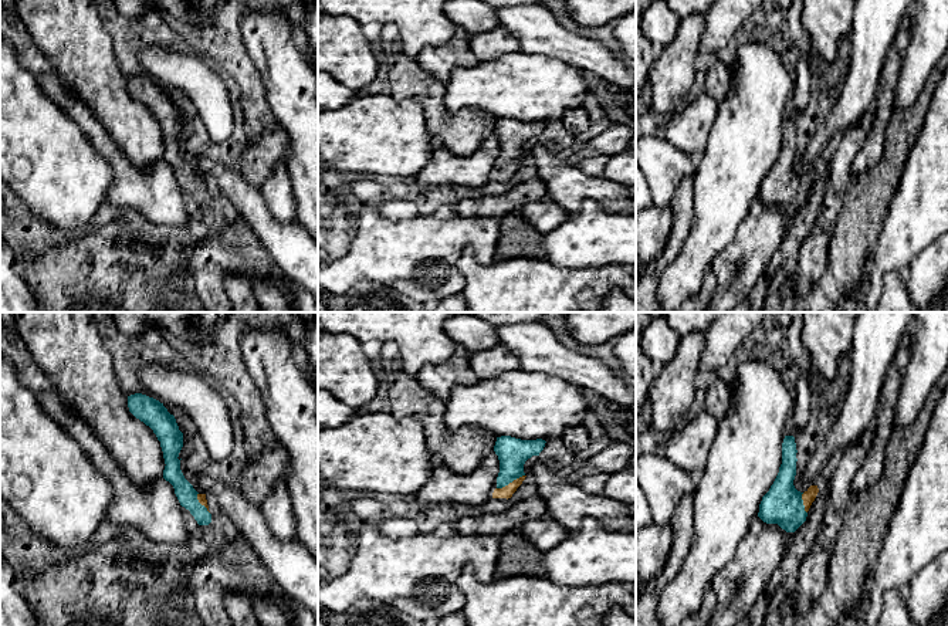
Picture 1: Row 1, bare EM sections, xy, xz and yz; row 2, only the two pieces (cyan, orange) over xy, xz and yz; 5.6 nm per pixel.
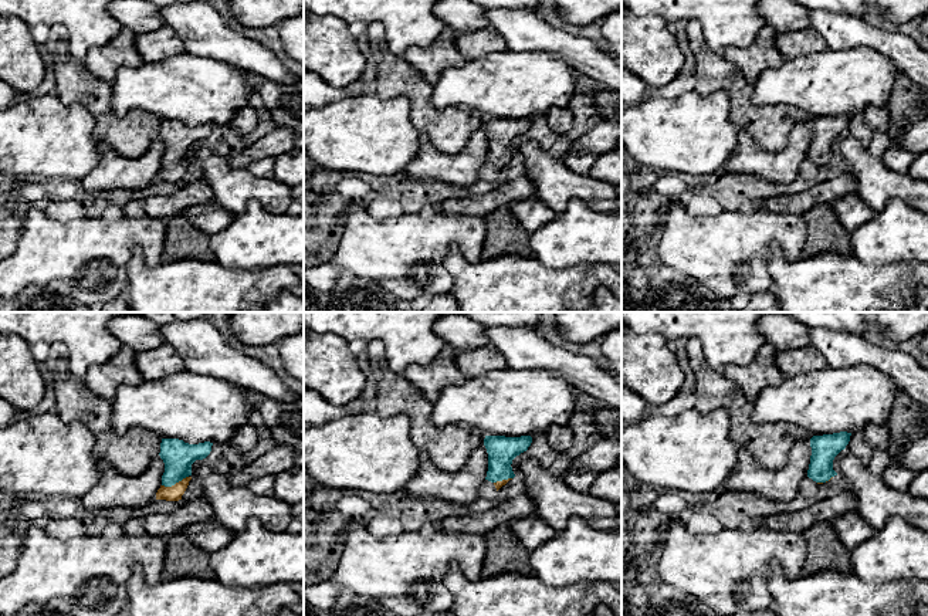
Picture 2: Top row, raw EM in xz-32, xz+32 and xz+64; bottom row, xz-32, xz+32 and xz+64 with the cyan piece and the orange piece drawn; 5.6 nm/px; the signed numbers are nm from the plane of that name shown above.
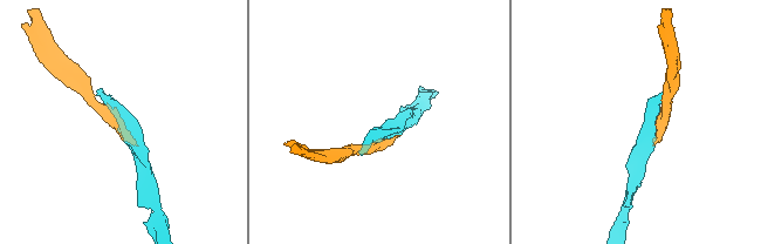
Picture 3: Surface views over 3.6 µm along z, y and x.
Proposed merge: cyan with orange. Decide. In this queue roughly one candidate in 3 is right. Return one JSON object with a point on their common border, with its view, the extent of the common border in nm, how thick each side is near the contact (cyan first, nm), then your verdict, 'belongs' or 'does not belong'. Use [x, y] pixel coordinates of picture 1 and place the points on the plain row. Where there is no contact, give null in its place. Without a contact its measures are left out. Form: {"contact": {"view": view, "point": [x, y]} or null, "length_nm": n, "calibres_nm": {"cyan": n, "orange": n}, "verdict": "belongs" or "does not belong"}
{"contact": {"view": "xz", "point": [510, 163]}, "length_nm": 180, "calibres_nm": {"cyan": 170, "orange": 70}, "verdict": "belongs"}

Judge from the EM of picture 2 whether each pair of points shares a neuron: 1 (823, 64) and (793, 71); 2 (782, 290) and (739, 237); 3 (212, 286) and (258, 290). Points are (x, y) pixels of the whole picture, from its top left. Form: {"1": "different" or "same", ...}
{"1": "same", "2": "different", "3": "same"}

